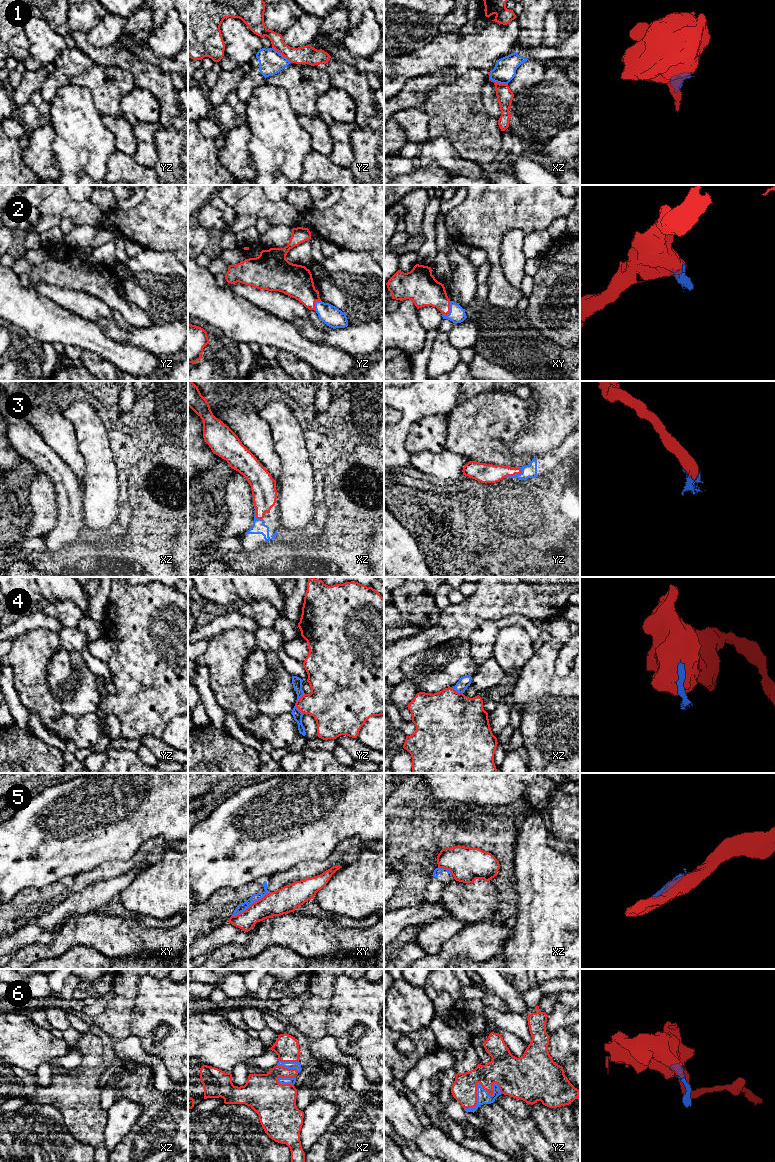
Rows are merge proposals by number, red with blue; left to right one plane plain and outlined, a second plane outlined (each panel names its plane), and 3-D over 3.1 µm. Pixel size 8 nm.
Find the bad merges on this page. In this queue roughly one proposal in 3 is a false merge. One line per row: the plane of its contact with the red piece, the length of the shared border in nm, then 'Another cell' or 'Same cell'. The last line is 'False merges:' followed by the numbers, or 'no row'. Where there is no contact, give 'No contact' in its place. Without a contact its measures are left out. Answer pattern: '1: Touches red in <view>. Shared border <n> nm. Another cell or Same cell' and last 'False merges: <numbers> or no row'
1: Touches red in xz. Shared border 190 nm. Another cell
2: Touches red in xy. Shared border 130 nm. Same cell
3: Touches red in yz. Shared border 170 nm. Same cell
4: Touches red in xz. Shared border 90 nm. Another cell
5: Touches red in xy. Shared border 360 nm. Another cell
6: Touches red in yz. Shared border 340 nm. Same cell
False merges: 1, 4, 5

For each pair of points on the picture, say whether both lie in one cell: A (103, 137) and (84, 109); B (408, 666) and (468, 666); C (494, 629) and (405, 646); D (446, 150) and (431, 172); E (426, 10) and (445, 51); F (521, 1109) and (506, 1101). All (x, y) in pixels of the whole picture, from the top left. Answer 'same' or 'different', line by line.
A: same
B: same
C: different
D: different
E: different
F: same

